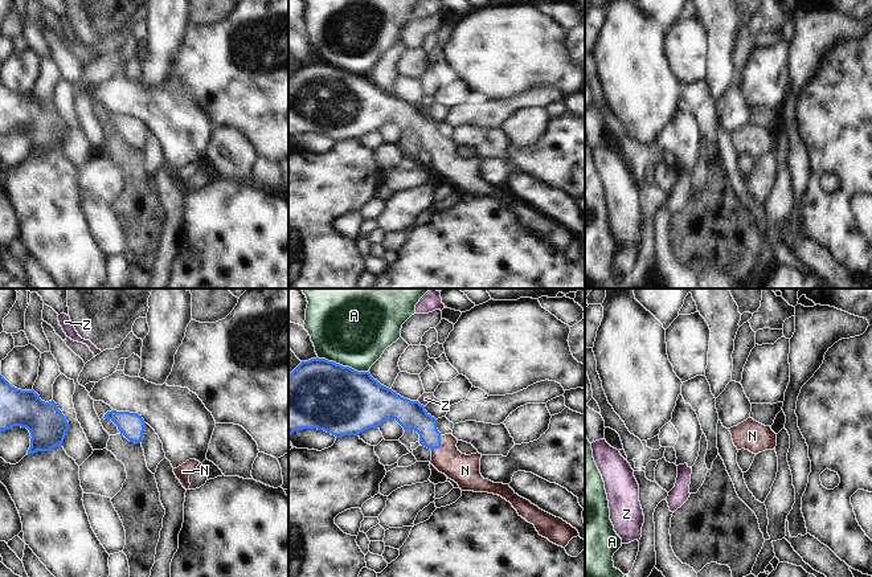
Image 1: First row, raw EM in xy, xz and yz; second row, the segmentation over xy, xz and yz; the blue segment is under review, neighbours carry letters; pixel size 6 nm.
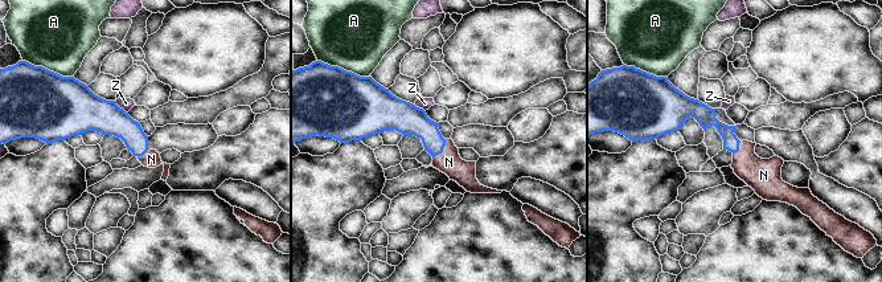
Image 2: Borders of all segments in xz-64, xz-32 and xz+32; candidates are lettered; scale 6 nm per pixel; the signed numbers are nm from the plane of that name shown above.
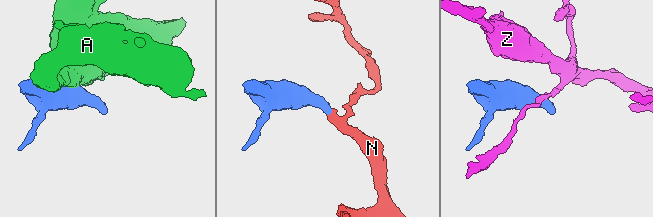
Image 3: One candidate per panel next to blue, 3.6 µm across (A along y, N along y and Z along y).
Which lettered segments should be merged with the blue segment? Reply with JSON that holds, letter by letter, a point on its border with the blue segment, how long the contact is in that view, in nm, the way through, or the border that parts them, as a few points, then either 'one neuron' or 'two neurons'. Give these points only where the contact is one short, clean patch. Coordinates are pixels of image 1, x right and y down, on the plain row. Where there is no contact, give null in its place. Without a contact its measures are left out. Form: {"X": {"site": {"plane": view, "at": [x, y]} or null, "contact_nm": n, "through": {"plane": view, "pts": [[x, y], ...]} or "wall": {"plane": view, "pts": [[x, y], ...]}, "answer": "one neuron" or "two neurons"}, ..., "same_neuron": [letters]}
{"A": {"site": {"plane": "xz", "at": [342, 69]}, "contact_nm": 320, "answer": "two neurons"}, "N": {"site": {"plane": "xz", "at": [439, 148]}, "contact_nm": 110, "through": {"plane": "xz", "pts": [[412, 119], [439, 148], [465, 174]]}, "answer": "one neuron"}, "Z": {"site": {"plane": "xz", "at": [420, 107]}, "contact_nm": 60, "wall": {"plane": "xz", "pts": [[417, 105], [424, 110]]}, "answer": "two neurons"}, "same_neuron": ["N"]}

